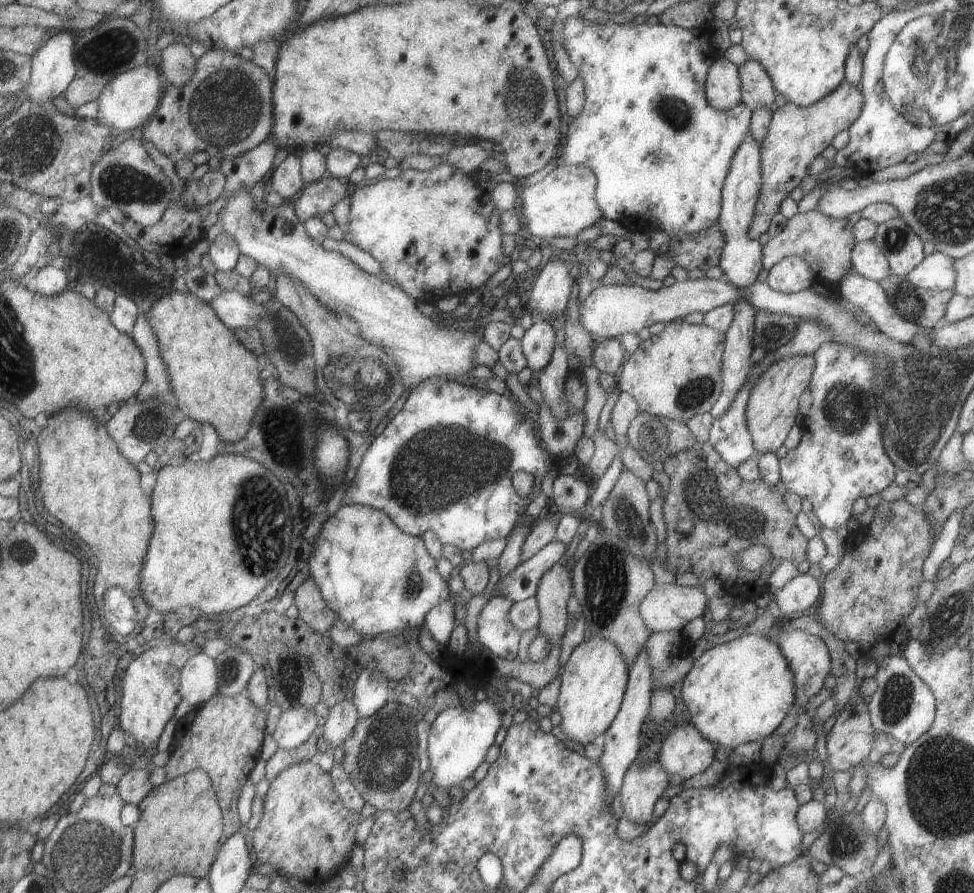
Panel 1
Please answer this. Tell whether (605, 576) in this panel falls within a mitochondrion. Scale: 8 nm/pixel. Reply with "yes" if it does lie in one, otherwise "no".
yes

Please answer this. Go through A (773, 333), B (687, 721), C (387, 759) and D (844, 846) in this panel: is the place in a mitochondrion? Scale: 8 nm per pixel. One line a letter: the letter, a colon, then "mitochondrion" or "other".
A: mitochondrion
B: other
C: mitochondrion
D: mitochondrion

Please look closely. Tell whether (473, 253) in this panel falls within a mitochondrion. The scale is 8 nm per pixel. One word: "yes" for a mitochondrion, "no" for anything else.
no

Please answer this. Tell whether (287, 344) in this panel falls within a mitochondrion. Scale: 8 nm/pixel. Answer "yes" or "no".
yes

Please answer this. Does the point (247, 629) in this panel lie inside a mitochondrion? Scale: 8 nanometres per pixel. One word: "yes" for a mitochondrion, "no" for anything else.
no

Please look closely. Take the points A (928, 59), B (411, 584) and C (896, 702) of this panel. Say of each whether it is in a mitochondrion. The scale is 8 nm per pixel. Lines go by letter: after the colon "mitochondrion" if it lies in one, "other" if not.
A: mitochondrion
B: mitochondrion
C: mitochondrion

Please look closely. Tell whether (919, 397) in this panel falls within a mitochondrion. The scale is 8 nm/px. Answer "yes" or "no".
yes

